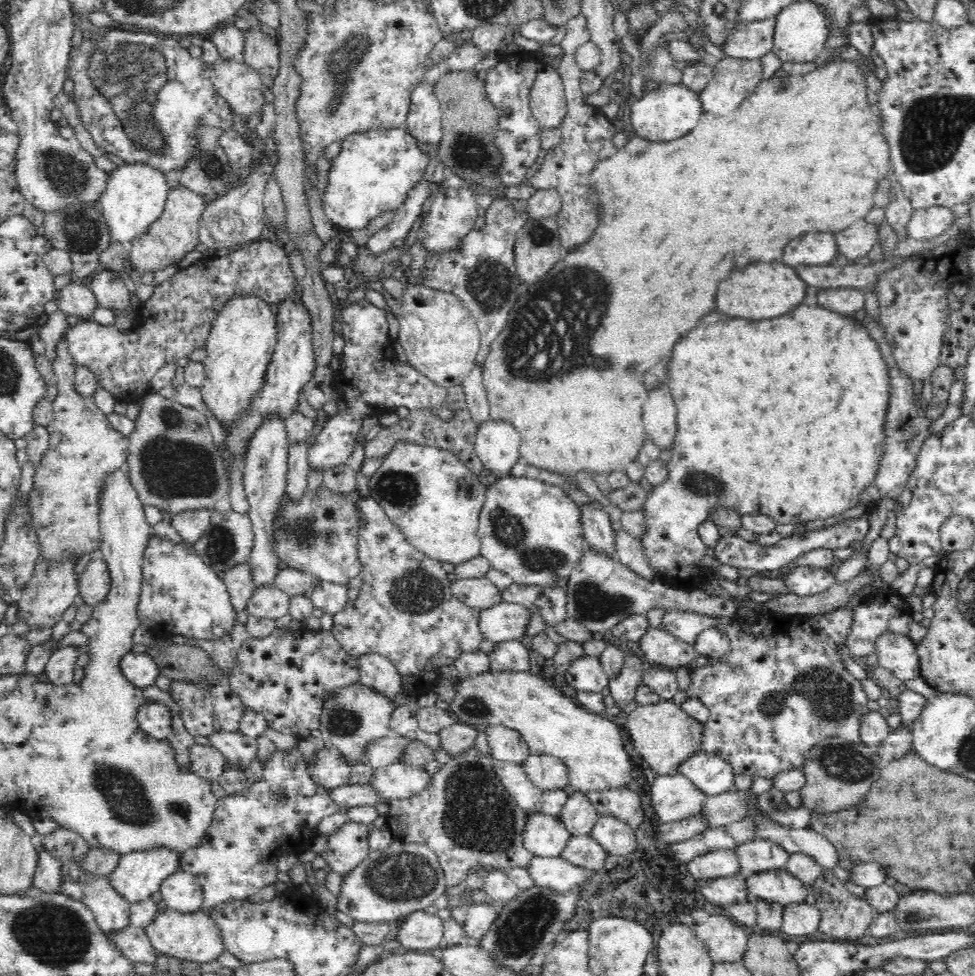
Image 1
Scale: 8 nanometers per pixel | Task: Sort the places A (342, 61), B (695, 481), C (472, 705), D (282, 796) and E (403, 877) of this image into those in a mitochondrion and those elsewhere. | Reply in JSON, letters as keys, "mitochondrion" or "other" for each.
{"A":"mitochondrion","B":"mitochondrion","C":"mitochondrion","D":"other","E":"mitochondrion"}

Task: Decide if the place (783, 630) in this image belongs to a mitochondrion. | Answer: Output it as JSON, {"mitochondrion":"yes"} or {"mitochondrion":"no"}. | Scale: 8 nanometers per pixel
{"mitochondrion":"no"}

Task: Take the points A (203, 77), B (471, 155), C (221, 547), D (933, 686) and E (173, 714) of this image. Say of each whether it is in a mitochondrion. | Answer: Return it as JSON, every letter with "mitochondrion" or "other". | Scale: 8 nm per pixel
{"A":"other","B":"mitochondrion","C":"mitochondrion","D":"other","E":"other"}

